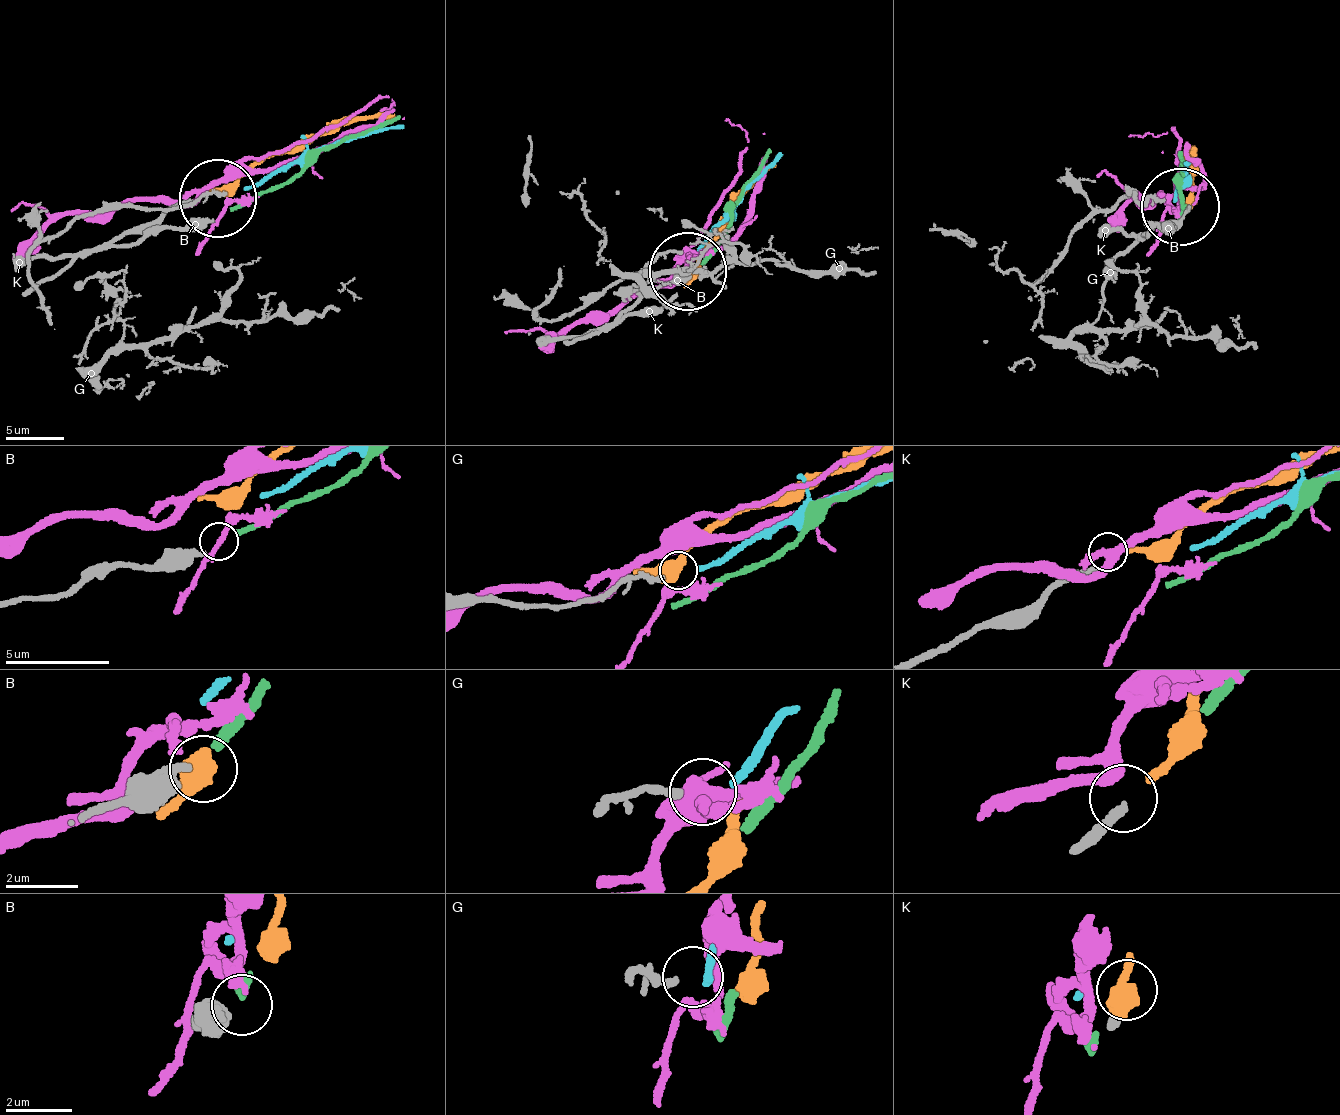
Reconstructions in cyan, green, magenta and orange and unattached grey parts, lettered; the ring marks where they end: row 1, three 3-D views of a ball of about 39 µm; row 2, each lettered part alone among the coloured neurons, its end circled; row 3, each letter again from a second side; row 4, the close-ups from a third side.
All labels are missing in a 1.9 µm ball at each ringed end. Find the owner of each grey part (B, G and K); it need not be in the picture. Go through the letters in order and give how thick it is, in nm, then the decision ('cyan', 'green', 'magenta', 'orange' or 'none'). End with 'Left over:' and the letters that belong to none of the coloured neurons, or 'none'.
B: calibre 340 nm; green
G: calibre 240 nm; none
K: calibre 240 nm; orange
Left over: G

